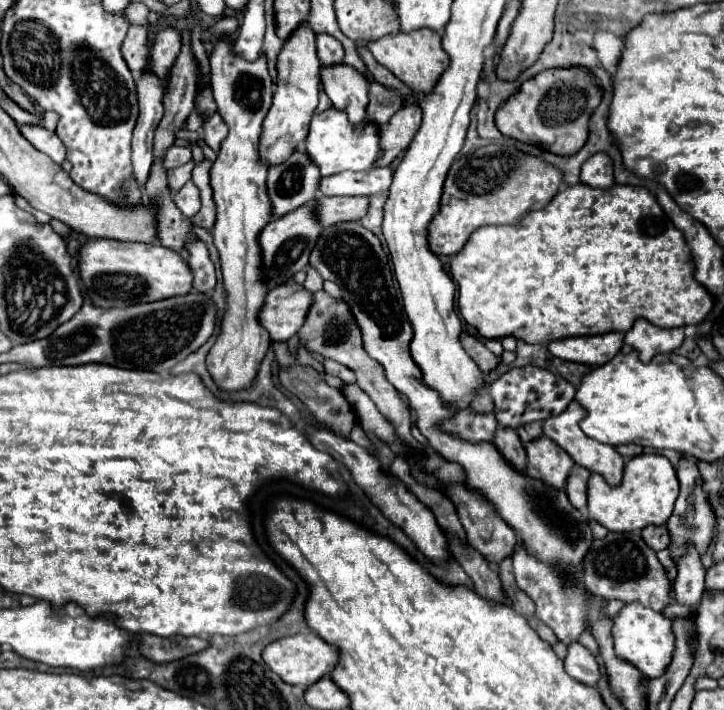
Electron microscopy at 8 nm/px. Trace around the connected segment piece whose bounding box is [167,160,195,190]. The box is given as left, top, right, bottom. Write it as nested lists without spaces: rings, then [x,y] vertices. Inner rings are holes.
[[[189,160],[185,166],[179,166],[179,168],[175,168],[175,170],[171,170],[171,172],[167,172],[169,176],[169,188],[171,190],[179,190],[187,180],[191,180],[191,170],[193,170],[193,166],[195,166],[195,162],[193,160]]]

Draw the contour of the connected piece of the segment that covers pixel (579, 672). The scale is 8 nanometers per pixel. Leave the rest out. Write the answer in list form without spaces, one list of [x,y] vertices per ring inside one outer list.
[[[573,642],[573,644],[567,646],[565,668],[567,668],[567,672],[575,680],[579,680],[579,682],[583,682],[587,686],[595,686],[599,682],[599,666],[597,666],[597,660],[579,642]]]

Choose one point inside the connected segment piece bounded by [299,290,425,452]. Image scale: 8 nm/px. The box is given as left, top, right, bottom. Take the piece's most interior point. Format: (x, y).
(328, 329)

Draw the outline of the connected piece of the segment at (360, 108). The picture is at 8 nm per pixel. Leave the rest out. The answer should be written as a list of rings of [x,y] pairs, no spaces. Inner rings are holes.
[[[345,64],[323,66],[321,84],[333,106],[343,110],[353,126],[367,122],[365,110],[369,104],[369,96],[367,96],[369,80],[363,74],[359,74],[355,68]]]

